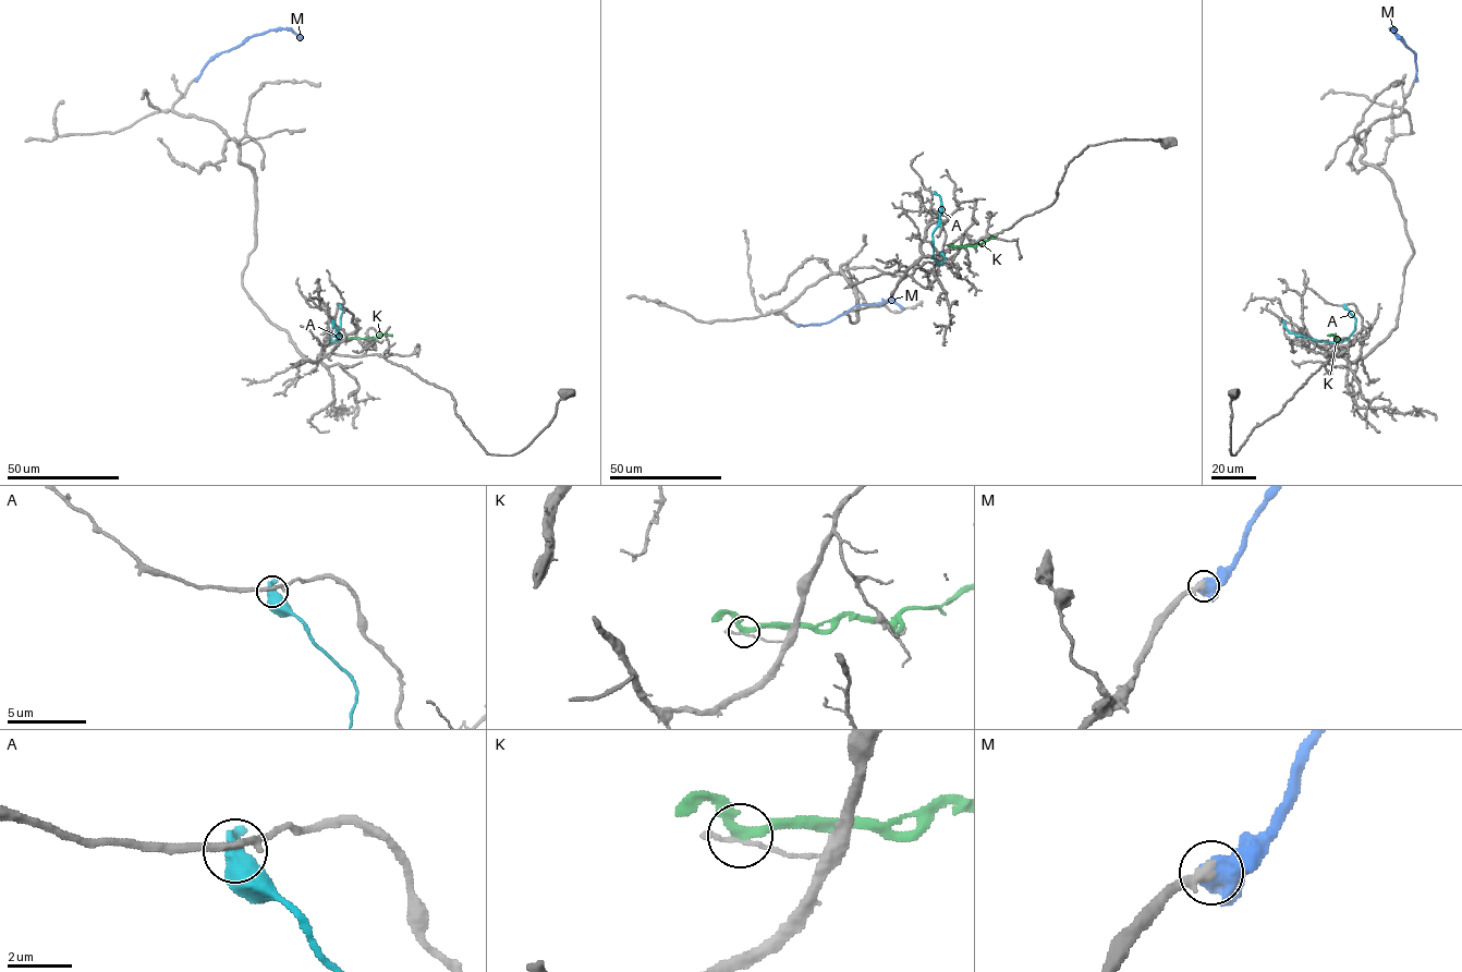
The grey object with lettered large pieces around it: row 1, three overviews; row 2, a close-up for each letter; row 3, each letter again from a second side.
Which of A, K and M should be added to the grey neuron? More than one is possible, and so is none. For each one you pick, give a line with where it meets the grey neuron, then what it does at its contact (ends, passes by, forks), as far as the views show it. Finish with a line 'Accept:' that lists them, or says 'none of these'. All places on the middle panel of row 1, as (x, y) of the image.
M: (797, 325) | it passes by
Accept: M

